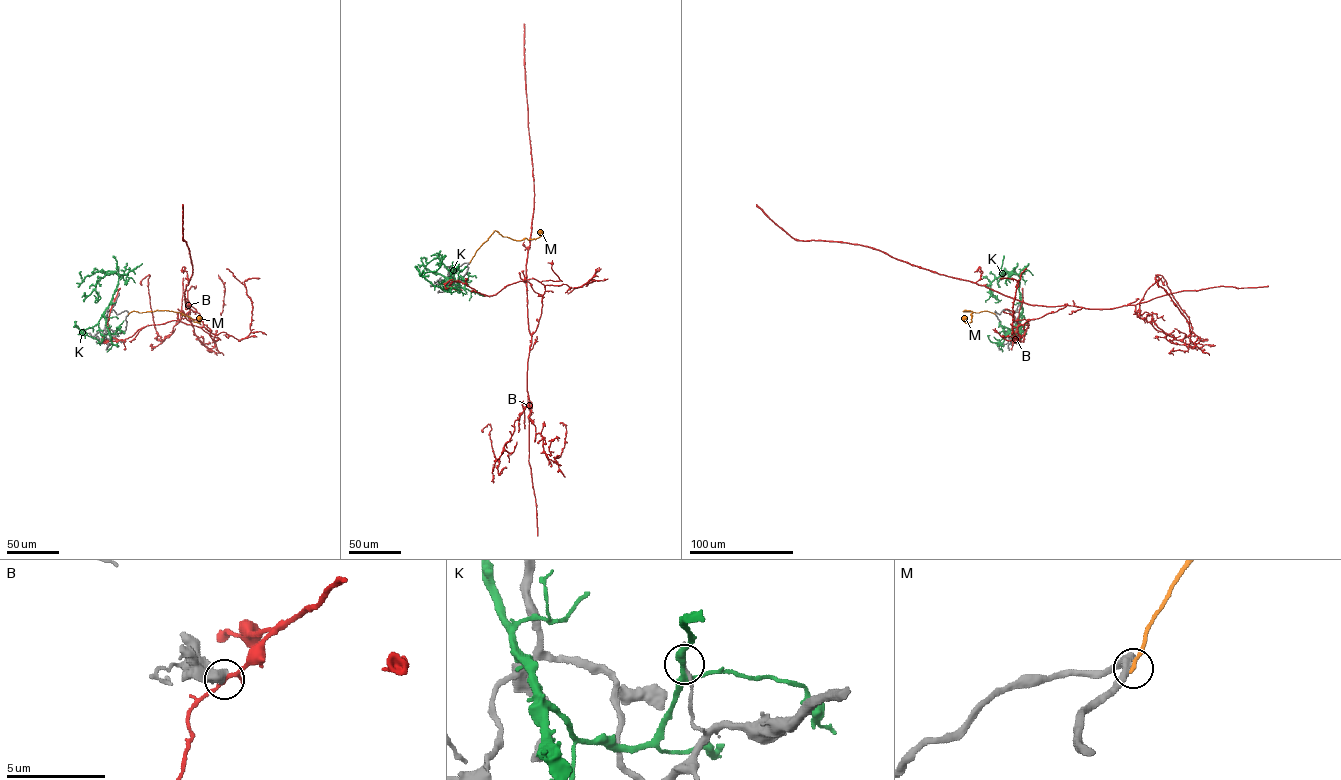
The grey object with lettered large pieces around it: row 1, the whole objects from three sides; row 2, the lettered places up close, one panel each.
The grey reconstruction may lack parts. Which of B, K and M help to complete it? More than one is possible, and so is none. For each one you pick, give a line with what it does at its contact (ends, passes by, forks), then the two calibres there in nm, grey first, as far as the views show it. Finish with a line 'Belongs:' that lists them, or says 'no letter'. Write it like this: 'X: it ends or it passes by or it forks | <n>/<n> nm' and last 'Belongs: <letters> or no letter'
M: it ends | 380/200 nm
Belongs: M

